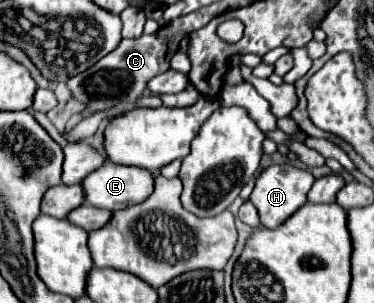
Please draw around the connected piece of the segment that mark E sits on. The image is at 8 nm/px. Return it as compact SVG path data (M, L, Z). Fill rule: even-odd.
M109 162L89 174L81 186L89 206L113 212L143 202L153 192L153 174L145 168Z

